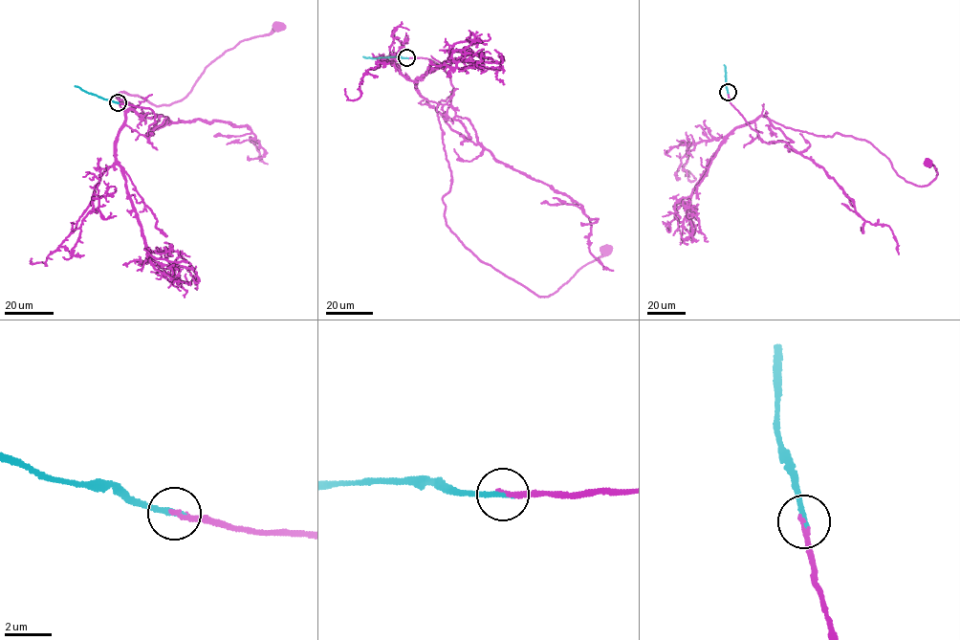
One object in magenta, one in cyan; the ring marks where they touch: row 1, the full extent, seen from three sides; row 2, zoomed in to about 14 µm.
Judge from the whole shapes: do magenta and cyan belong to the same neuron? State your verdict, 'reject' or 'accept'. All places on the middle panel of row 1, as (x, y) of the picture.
accept

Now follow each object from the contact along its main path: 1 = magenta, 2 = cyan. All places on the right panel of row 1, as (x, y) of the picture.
1: (728, 92), (760, 140), (761, 116), (817, 136), (852, 136), (922, 187), (937, 173), (927, 164)
2: (728, 92), (724, 64)

